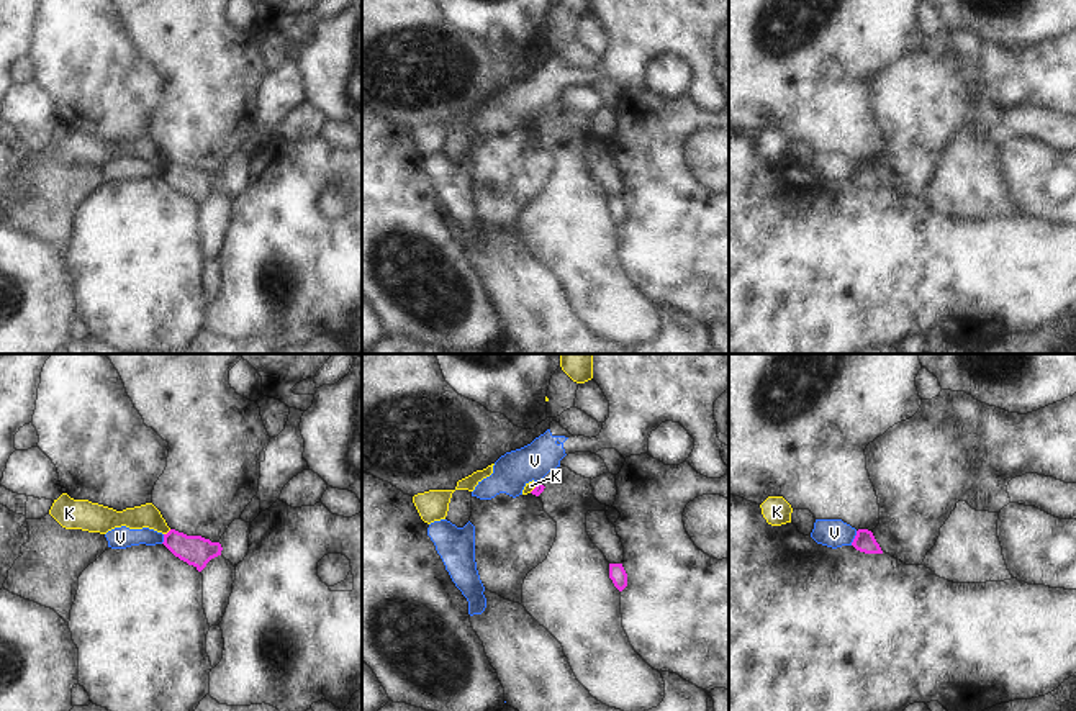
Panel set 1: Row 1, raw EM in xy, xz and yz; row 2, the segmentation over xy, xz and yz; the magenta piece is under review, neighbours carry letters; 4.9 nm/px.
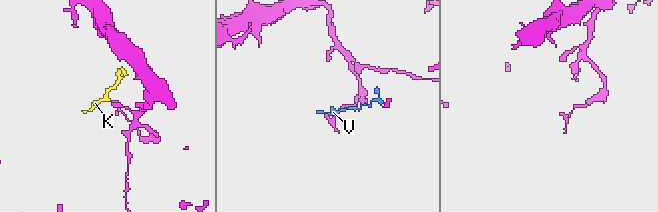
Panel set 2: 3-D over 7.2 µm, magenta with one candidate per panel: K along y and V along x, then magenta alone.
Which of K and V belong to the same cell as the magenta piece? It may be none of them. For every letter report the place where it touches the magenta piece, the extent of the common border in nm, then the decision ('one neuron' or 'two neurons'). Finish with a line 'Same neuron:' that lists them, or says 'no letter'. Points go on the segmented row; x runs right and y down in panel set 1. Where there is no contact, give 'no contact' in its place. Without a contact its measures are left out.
K: contact xy (169, 531); length 50 nm; two neurons
V: contact yz (855, 538); length 80 nm; two neurons
Same neuron: no letter

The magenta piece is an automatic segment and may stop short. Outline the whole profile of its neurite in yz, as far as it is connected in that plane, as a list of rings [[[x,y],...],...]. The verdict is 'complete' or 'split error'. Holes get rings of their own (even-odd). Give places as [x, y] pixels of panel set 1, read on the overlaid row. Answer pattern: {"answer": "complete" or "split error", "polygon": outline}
{"answer": "complete", "polygon": [[[858,529],[852,546],[865,554],[883,554],[879,544],[876,542],[875,536],[868,529]]]}

